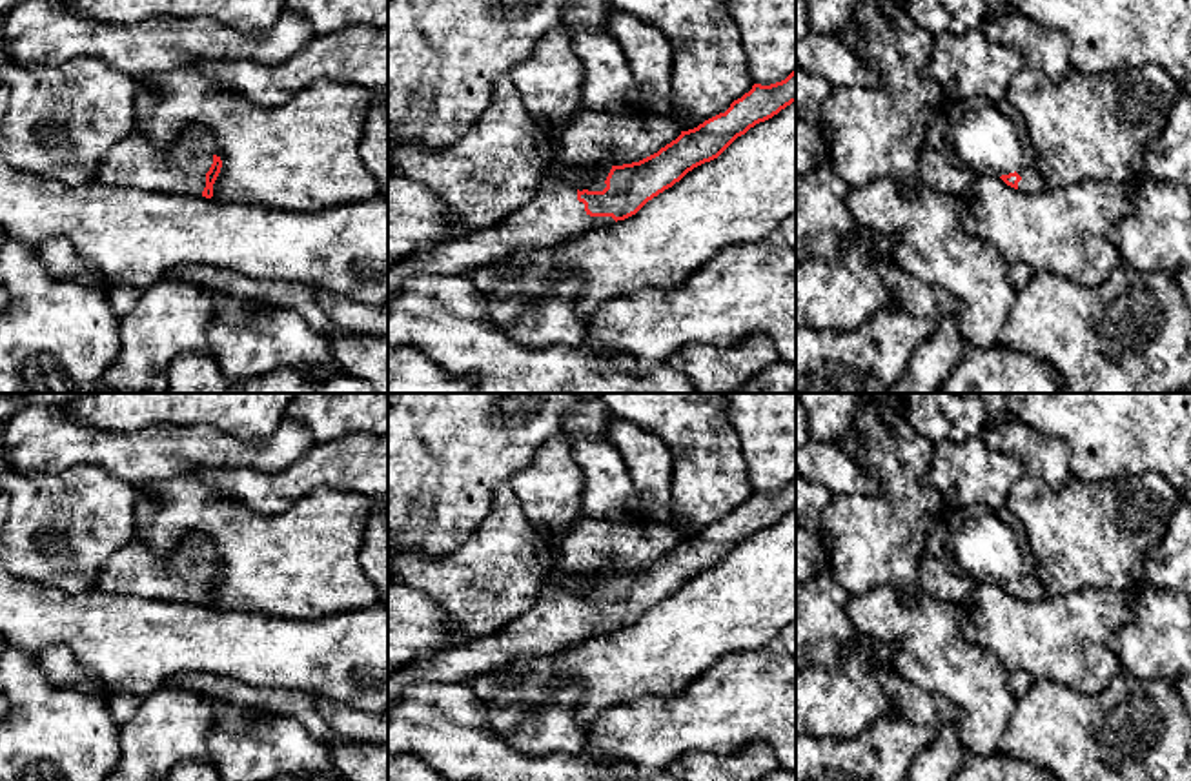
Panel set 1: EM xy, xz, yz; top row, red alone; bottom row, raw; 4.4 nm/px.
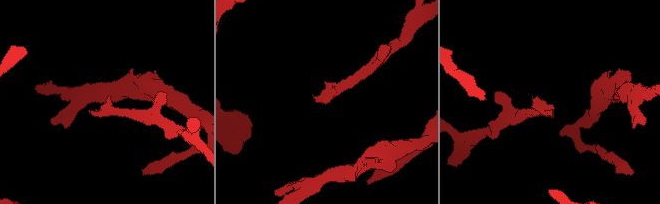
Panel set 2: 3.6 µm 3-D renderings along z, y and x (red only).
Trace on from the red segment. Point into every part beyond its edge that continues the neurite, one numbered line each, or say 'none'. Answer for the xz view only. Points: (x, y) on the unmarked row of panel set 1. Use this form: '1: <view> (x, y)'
1: xz (554, 621)

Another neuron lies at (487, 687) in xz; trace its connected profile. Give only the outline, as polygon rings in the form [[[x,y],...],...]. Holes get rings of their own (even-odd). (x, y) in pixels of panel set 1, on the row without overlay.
[[[494,670],[475,675],[466,685],[481,701],[492,701],[508,685],[510,679],[501,679]]]

